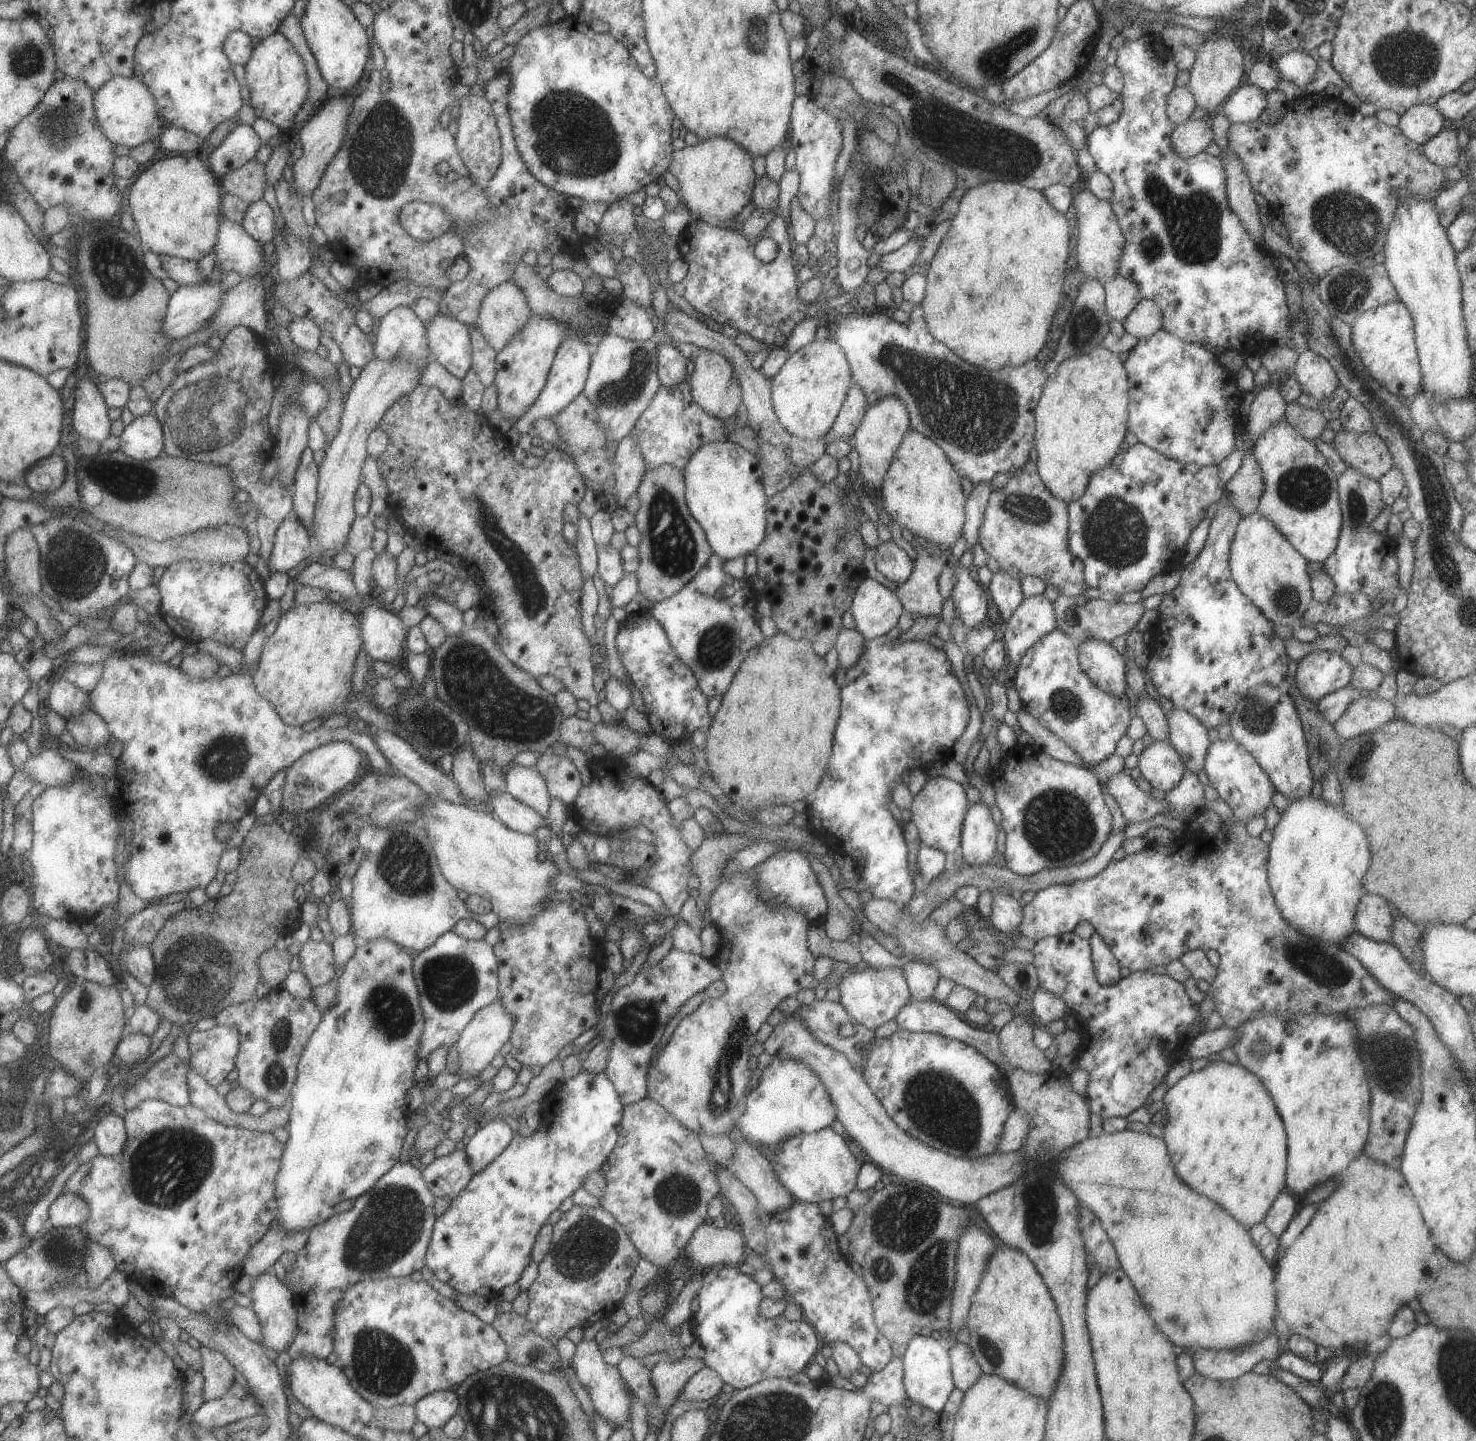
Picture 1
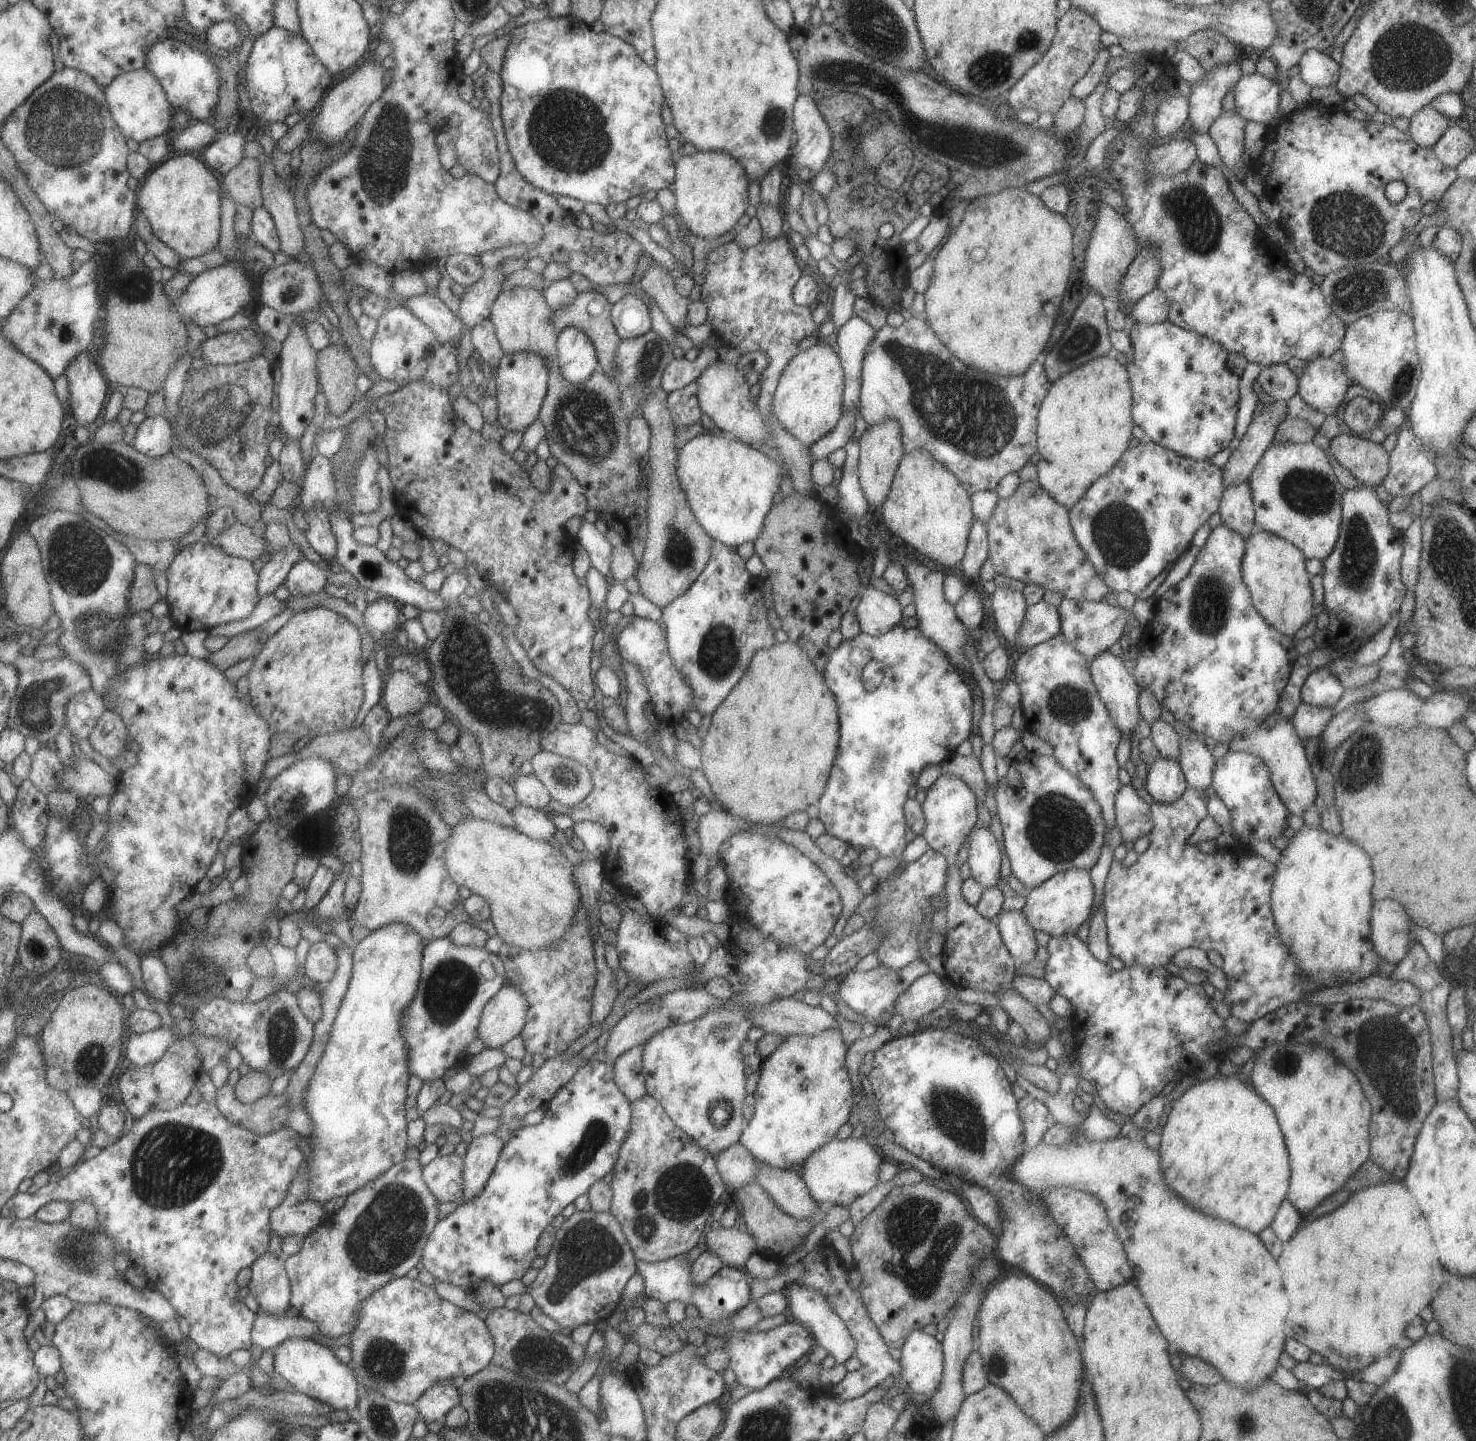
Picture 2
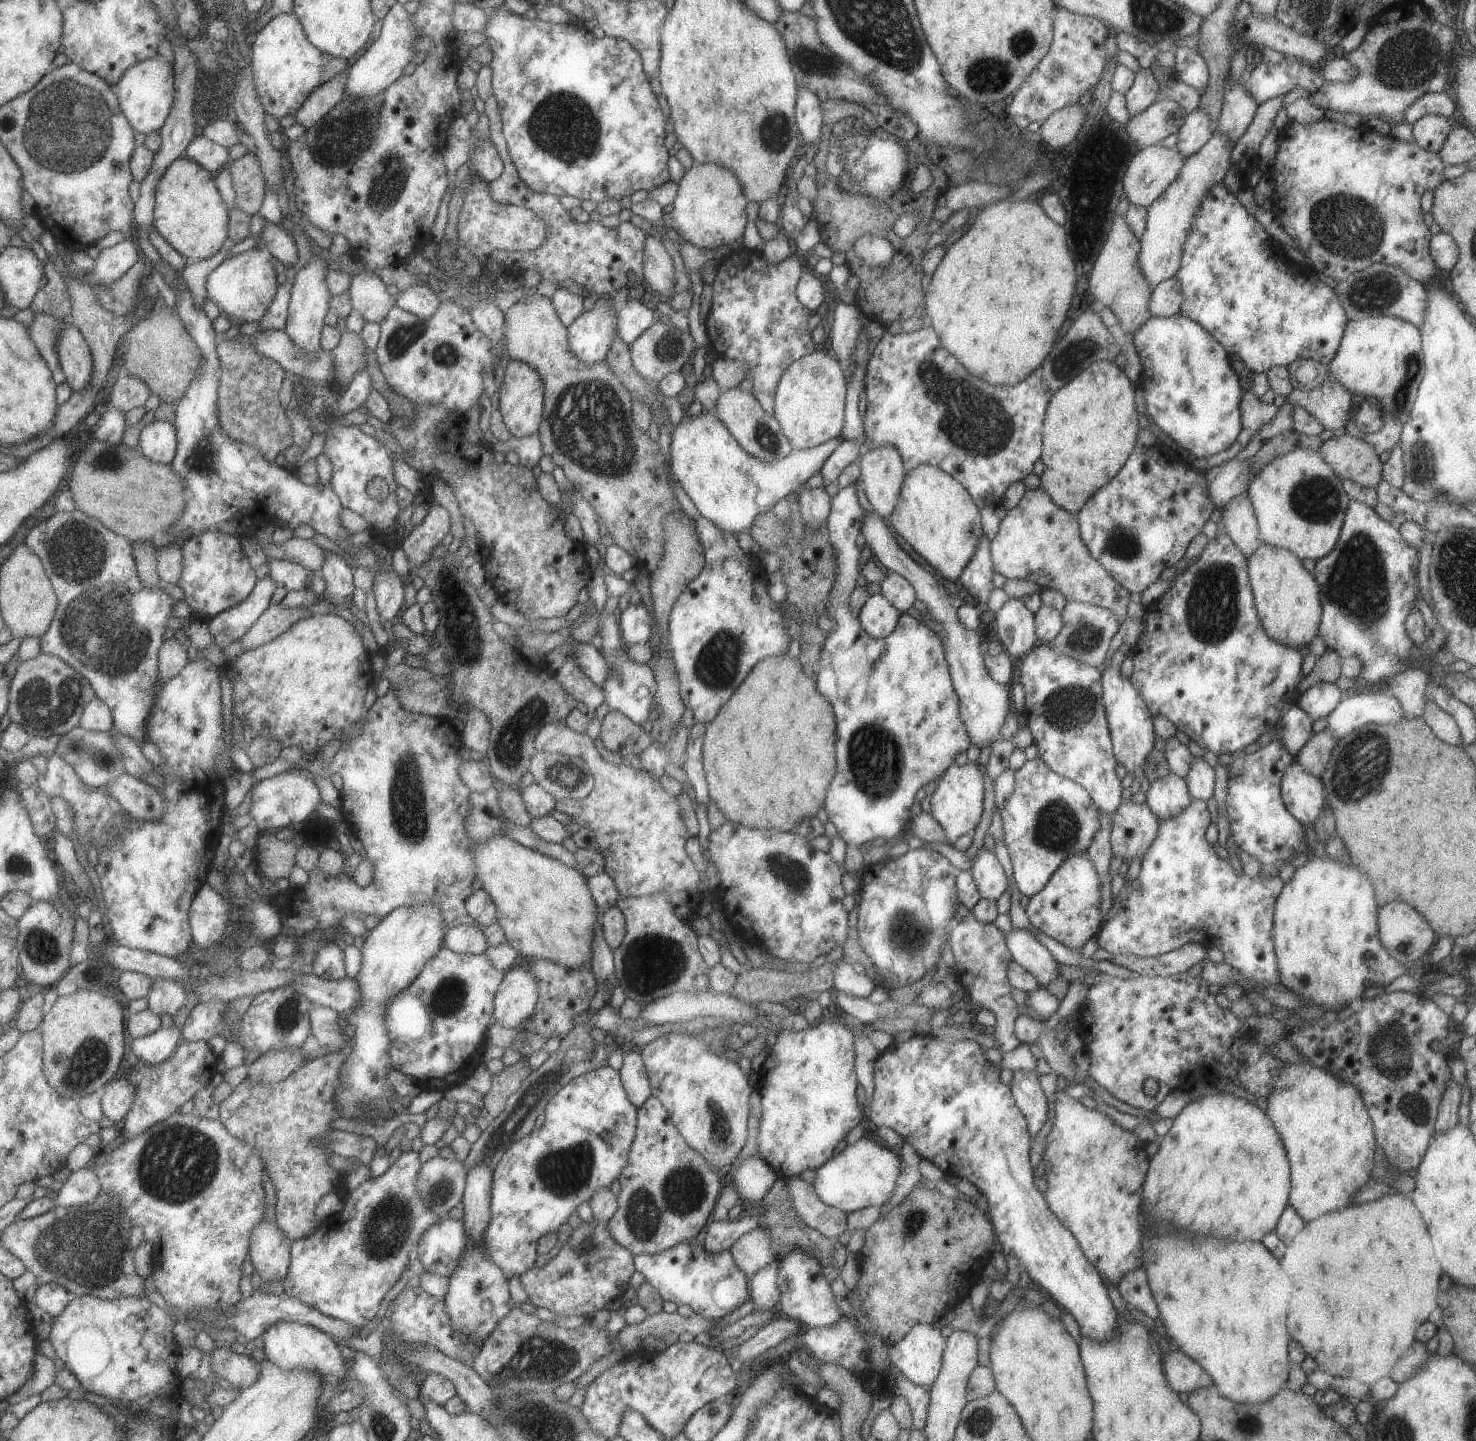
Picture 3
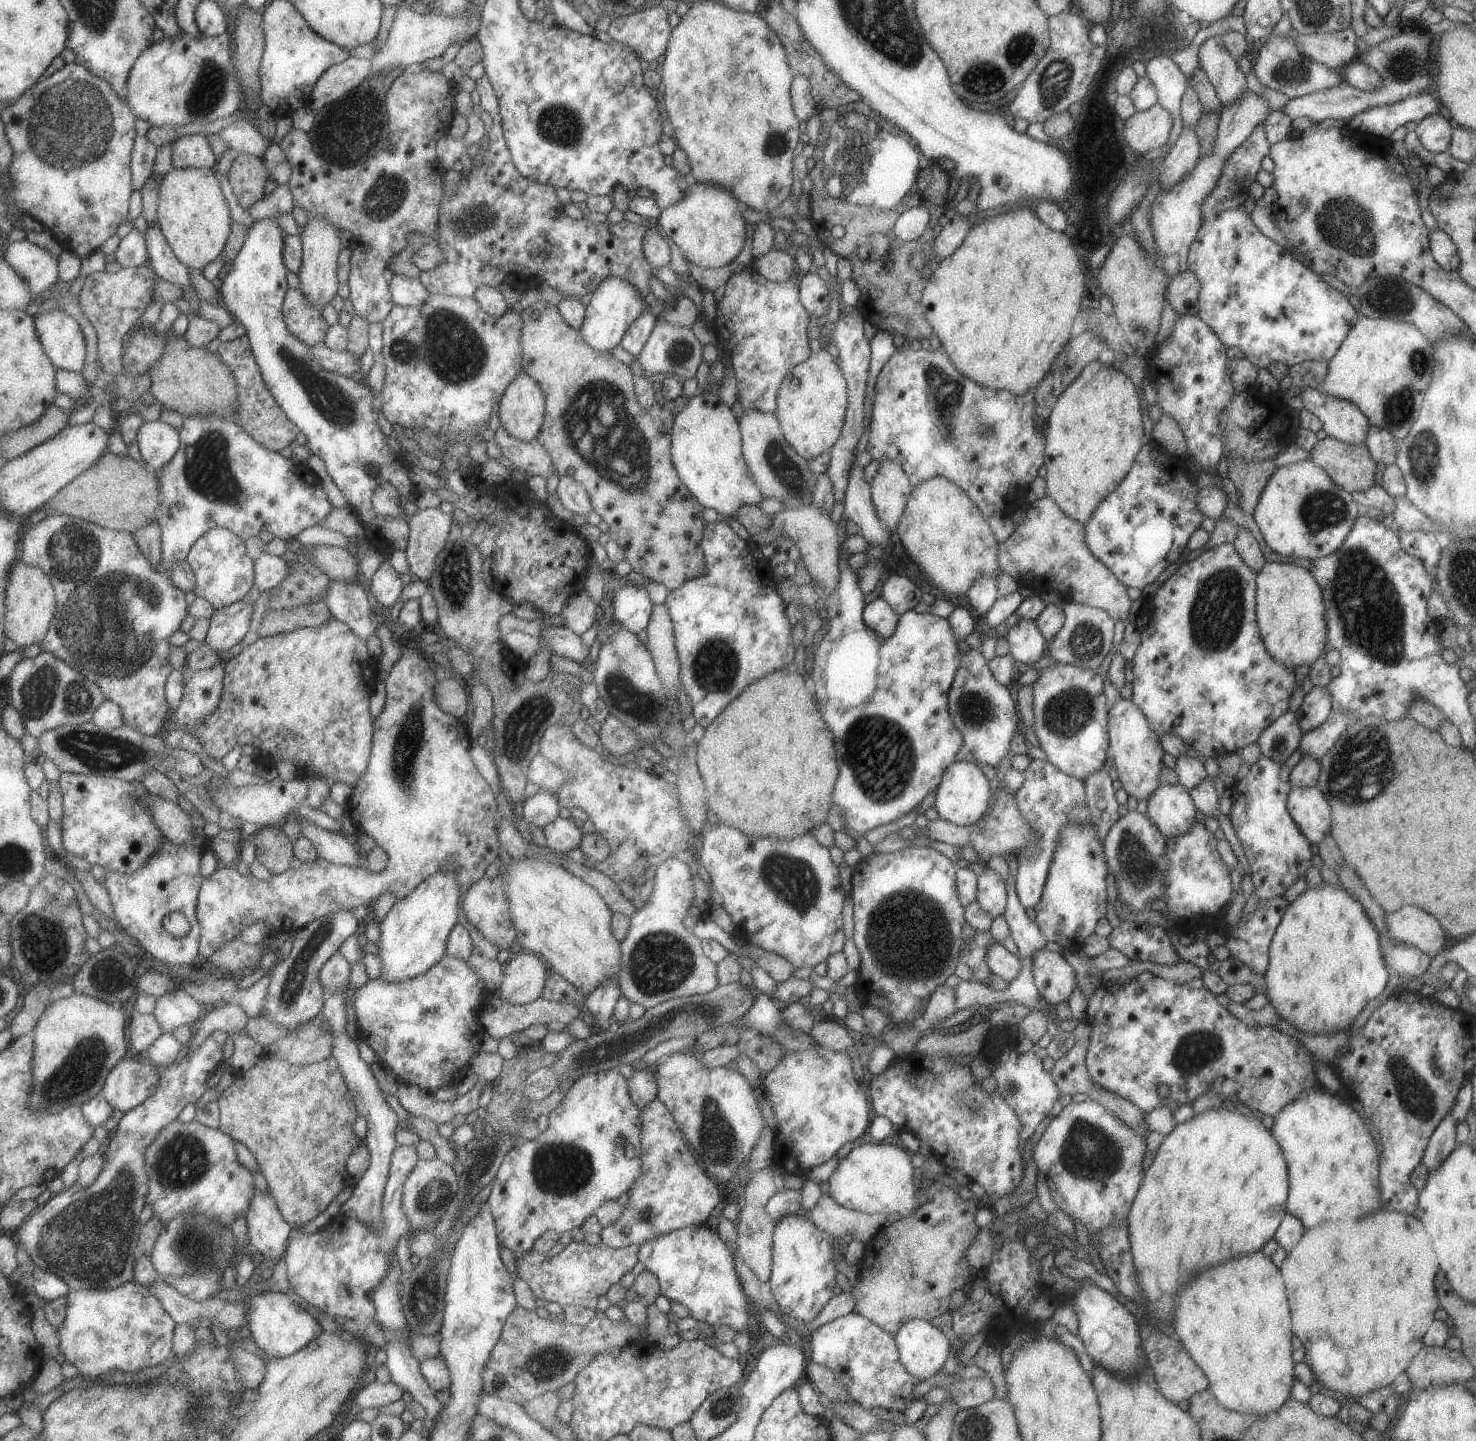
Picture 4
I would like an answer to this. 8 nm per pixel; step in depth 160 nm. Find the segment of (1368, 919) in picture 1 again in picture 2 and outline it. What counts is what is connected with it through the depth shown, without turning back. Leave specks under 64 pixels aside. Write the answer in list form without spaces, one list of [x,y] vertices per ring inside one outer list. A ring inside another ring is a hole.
[[[1372,900],[1371,912],[1369,912],[1370,940],[1374,952],[1385,958],[1385,962],[1397,965],[1407,954],[1407,948],[1411,942],[1416,942],[1415,936],[1411,933],[1412,922],[1405,914],[1405,910],[1393,900]]]

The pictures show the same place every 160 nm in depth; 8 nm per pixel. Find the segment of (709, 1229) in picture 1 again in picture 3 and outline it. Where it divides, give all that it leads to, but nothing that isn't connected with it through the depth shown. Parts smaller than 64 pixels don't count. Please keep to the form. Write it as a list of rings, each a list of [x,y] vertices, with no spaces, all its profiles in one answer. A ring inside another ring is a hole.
[[[757,1226],[739,1236],[728,1250],[735,1266],[747,1278],[775,1259],[771,1252],[769,1233],[763,1226]]]

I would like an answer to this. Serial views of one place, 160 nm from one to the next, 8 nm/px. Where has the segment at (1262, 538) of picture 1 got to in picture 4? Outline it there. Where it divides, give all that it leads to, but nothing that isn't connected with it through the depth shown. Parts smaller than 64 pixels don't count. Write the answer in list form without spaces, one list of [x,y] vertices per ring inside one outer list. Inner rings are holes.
[[[1265,562],[1255,573],[1255,612],[1264,648],[1279,664],[1289,669],[1303,664],[1310,666],[1319,654],[1326,653],[1321,590],[1305,568],[1292,563]]]

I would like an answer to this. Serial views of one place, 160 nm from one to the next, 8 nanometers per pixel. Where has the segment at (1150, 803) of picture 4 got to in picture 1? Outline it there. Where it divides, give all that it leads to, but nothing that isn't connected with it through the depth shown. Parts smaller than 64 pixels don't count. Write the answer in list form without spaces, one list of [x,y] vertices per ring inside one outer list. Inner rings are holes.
[[[1154,741],[1138,757],[1139,773],[1150,788],[1166,793],[1179,783],[1184,772],[1179,754],[1169,742]]]

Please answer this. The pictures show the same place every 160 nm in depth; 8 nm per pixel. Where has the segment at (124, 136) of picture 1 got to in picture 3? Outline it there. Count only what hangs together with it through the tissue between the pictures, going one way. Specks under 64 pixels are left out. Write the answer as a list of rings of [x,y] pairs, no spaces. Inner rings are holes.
[[[160,56],[139,62],[123,74],[122,81],[115,87],[123,114],[130,120],[135,132],[147,136],[151,132],[163,129],[175,103],[174,64]]]

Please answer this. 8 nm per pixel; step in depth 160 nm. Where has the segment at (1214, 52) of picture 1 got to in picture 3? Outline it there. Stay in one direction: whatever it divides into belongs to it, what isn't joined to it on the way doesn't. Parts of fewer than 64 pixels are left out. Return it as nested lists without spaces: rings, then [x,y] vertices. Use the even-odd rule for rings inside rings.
[[[1199,108],[1186,114],[1183,125],[1177,134],[1175,150],[1181,154],[1185,161],[1191,154],[1194,154],[1203,147],[1203,144],[1213,136],[1213,126],[1207,112],[1201,112]]]

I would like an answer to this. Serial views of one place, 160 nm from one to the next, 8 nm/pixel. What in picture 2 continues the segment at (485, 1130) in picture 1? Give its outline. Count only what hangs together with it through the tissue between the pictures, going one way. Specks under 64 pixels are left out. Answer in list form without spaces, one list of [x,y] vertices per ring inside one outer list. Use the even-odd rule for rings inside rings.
[[[495,1134],[475,1136],[467,1144],[467,1150],[462,1157],[464,1202],[471,1200],[483,1190],[504,1144],[505,1139],[495,1136]]]

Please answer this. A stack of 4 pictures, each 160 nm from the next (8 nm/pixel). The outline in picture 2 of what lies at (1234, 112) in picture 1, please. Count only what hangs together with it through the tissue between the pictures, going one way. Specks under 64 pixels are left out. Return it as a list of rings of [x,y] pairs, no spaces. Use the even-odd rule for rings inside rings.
[[[1255,71],[1242,75],[1235,83],[1233,92],[1235,114],[1245,121],[1257,122],[1268,130],[1274,127],[1273,119],[1278,116],[1280,96],[1278,86]]]

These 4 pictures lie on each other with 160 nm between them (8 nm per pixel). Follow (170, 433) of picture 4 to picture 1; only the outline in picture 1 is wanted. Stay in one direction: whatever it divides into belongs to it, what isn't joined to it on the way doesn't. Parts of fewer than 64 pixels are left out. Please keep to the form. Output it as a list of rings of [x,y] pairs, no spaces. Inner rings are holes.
[[[157,413],[137,417],[129,424],[121,436],[120,449],[139,461],[163,456],[166,450],[166,433]]]

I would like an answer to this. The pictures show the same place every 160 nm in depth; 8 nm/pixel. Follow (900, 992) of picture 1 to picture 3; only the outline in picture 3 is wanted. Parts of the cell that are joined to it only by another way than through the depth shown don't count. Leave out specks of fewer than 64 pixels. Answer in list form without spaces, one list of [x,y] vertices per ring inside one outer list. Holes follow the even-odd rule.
[[[849,959],[841,960],[833,972],[833,991],[839,991],[852,998],[866,999],[875,984],[864,974],[856,974]]]

